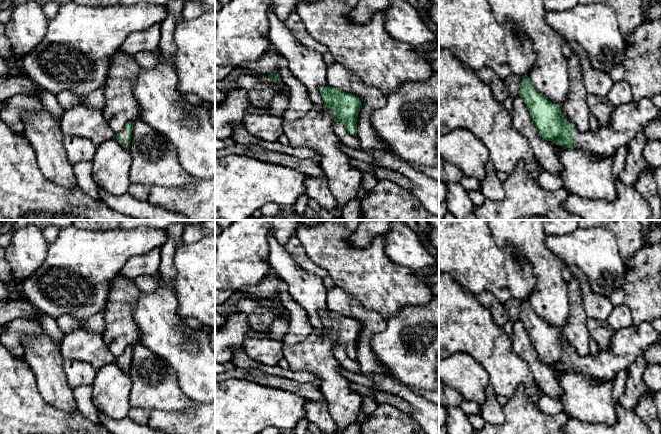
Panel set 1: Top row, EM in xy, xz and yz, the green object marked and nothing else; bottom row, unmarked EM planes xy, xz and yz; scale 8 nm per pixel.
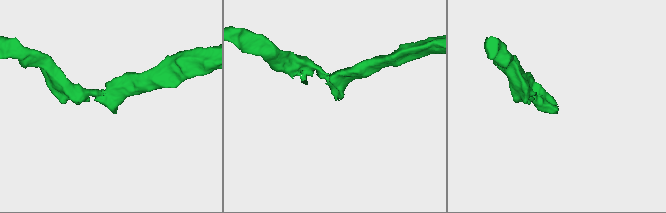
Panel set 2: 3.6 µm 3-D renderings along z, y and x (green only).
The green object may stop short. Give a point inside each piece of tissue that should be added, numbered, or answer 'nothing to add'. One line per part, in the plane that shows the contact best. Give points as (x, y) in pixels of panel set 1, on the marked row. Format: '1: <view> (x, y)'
1: xy (124, 134)

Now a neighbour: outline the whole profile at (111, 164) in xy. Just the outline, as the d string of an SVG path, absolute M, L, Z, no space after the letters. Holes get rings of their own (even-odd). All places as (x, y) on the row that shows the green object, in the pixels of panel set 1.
M116 139L97 146L91 163L92 179L99 188L114 196L128 193L132 157L130 151L123 148Z

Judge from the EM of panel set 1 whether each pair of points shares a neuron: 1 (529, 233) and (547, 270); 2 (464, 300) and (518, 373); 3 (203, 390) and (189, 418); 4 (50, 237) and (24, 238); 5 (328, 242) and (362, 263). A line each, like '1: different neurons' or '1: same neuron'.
1: same neuron
2: same neuron
3: different neurons
4: different neurons
5: same neuron

